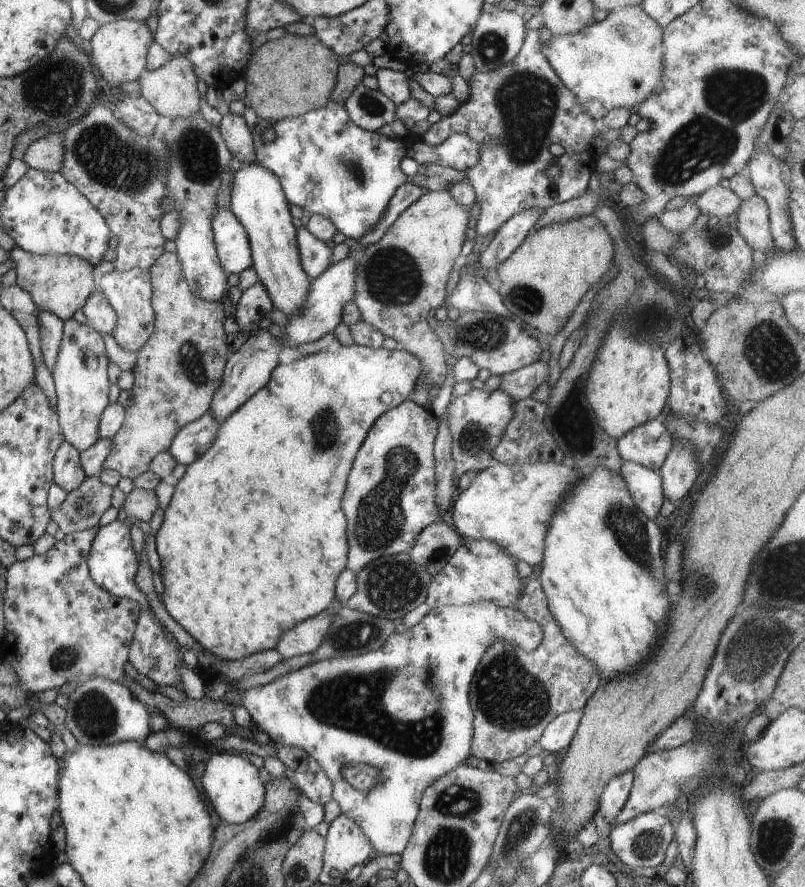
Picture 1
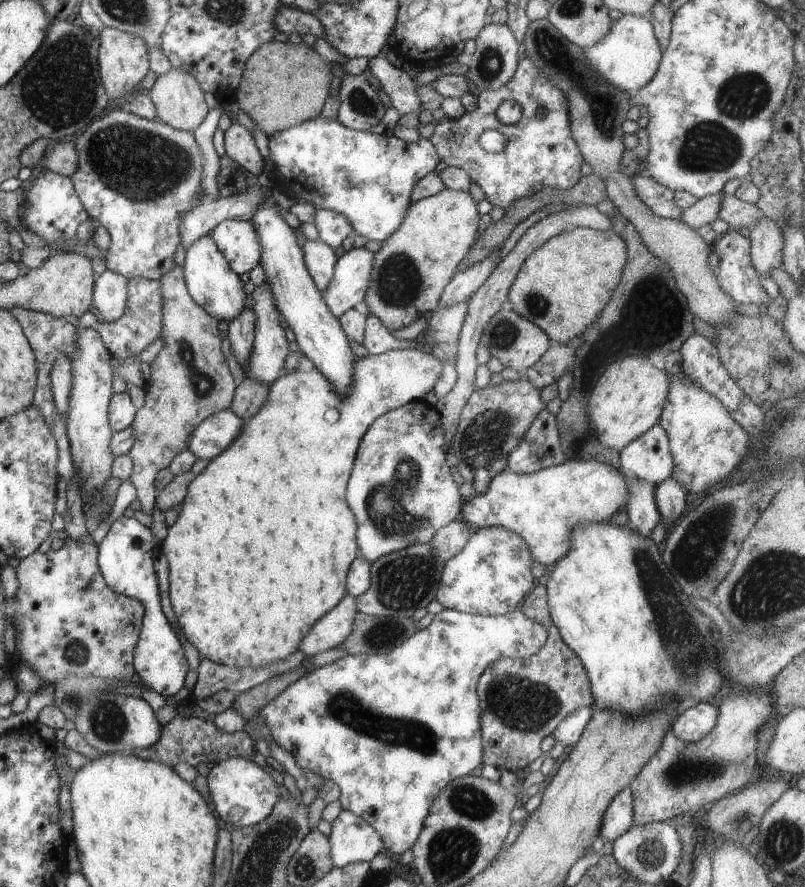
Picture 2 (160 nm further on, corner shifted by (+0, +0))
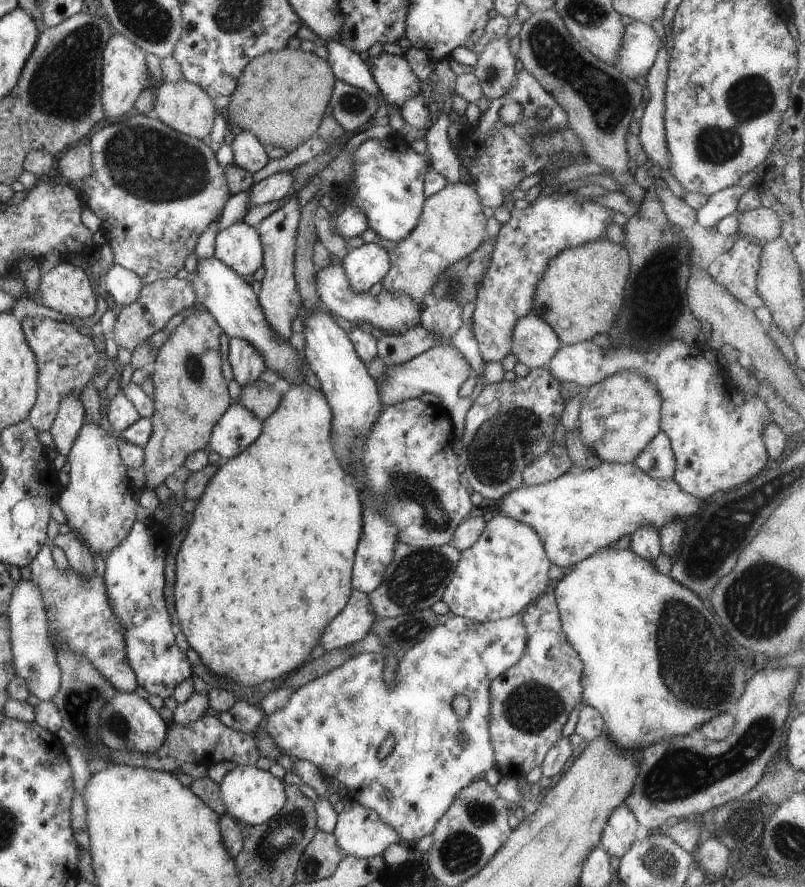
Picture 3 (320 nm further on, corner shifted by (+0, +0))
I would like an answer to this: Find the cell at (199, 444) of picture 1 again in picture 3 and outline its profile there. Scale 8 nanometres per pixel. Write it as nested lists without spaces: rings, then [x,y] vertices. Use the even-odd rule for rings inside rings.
[[[231,402],[210,432],[207,452],[216,452],[221,462],[237,456],[261,434],[261,423],[241,403]]]

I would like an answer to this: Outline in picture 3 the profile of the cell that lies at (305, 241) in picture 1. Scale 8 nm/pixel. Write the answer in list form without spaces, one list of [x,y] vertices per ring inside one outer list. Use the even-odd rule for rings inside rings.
[[[328,264],[322,270],[316,272],[316,289],[320,301],[333,315],[341,316],[352,324],[359,325],[361,322],[369,322],[375,333],[404,333],[419,325],[421,311],[426,302],[419,304],[404,292],[395,292],[381,289],[378,294],[372,296],[365,292],[350,290],[348,278],[345,276],[341,265]]]

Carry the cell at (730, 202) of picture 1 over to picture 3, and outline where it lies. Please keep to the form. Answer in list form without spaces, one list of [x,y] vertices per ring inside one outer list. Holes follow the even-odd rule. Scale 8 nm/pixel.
[[[767,207],[738,213],[737,234],[758,243],[766,243],[780,236],[780,220],[774,210]]]

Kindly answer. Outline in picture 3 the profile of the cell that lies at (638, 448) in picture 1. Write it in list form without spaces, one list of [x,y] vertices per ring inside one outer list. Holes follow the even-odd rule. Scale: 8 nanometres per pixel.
[[[661,431],[655,434],[631,464],[652,479],[672,478],[675,459],[667,435]]]

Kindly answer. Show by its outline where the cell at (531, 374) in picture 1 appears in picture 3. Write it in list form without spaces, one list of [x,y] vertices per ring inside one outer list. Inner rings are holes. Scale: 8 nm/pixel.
[[[589,339],[572,345],[561,345],[552,354],[547,364],[551,376],[562,382],[573,382],[582,389],[597,385],[604,378],[617,371],[635,371],[643,375],[660,396],[659,430],[667,435],[675,459],[672,479],[683,492],[702,500],[708,500],[713,494],[735,488],[745,480],[753,478],[763,470],[767,462],[766,448],[762,441],[764,425],[771,422],[765,403],[756,395],[738,391],[722,365],[712,363],[702,356],[702,347],[698,344],[685,345],[681,339],[665,341],[655,348],[631,348],[631,346],[609,347],[604,349]]]

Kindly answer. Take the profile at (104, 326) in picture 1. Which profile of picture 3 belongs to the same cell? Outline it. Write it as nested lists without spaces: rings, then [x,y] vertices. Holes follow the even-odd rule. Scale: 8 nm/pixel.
[[[113,265],[104,279],[104,288],[109,296],[109,304],[125,306],[132,303],[144,284],[139,276],[119,265]]]

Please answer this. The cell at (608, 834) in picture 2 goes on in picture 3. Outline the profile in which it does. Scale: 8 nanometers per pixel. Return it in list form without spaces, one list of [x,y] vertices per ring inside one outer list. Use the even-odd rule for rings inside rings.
[[[621,803],[609,815],[600,836],[600,847],[609,856],[623,856],[623,853],[636,840],[641,830],[635,817],[626,805]]]

